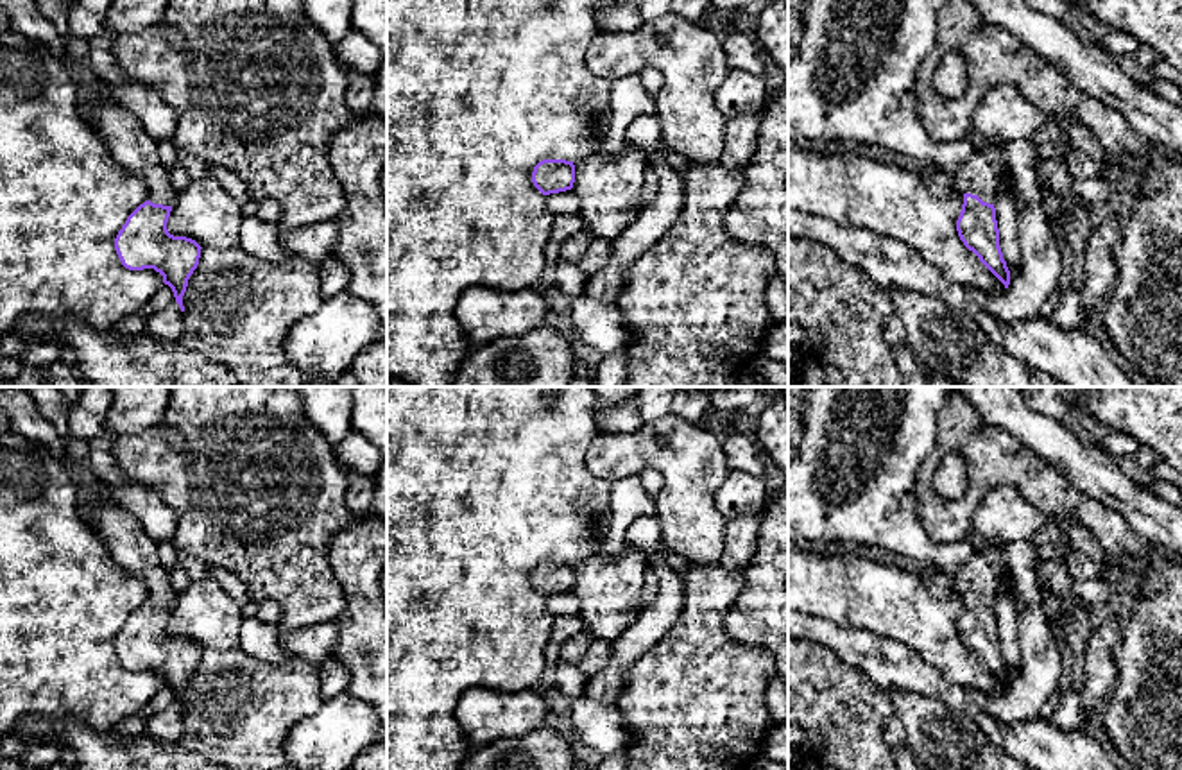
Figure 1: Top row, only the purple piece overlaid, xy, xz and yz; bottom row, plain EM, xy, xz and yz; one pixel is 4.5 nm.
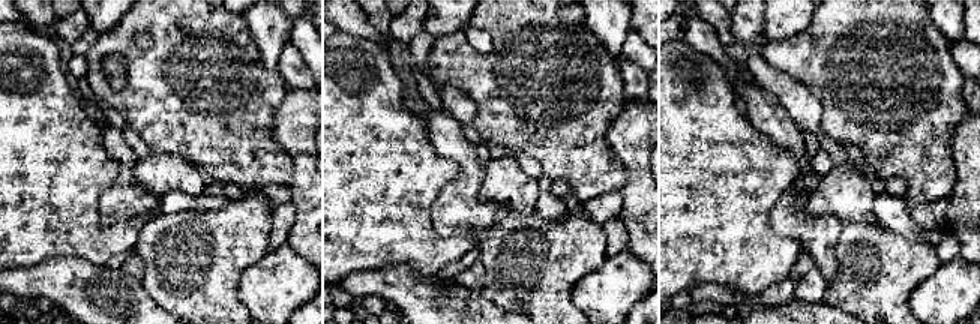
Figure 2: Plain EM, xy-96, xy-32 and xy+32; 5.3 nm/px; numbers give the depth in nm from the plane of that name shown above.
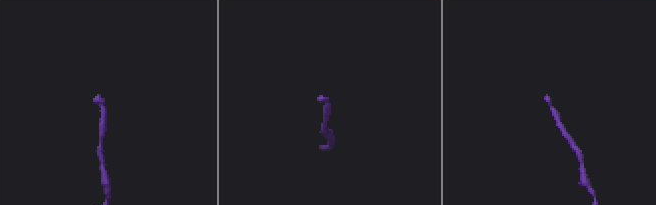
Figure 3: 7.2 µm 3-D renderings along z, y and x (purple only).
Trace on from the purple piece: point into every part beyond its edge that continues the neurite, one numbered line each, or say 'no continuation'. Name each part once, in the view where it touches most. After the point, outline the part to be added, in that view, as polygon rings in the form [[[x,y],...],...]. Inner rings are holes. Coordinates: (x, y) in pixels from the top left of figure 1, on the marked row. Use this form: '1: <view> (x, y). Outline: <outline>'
1: yz (980, 176). Outline: [[[987,140],[983,149],[974,149],[956,177],[964,193],[978,195],[983,202],[994,204],[999,179],[1006,170],[1003,145]]]

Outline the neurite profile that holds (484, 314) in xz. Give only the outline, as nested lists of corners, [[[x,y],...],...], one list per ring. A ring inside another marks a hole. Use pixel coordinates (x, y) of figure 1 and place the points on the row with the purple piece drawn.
[[[541,285],[525,290],[473,287],[457,304],[455,317],[473,349],[501,338],[534,331],[546,324],[552,306]]]

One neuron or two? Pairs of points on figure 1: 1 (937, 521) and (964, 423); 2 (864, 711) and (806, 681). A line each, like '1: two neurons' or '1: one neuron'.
1: one neuron
2: one neuron

